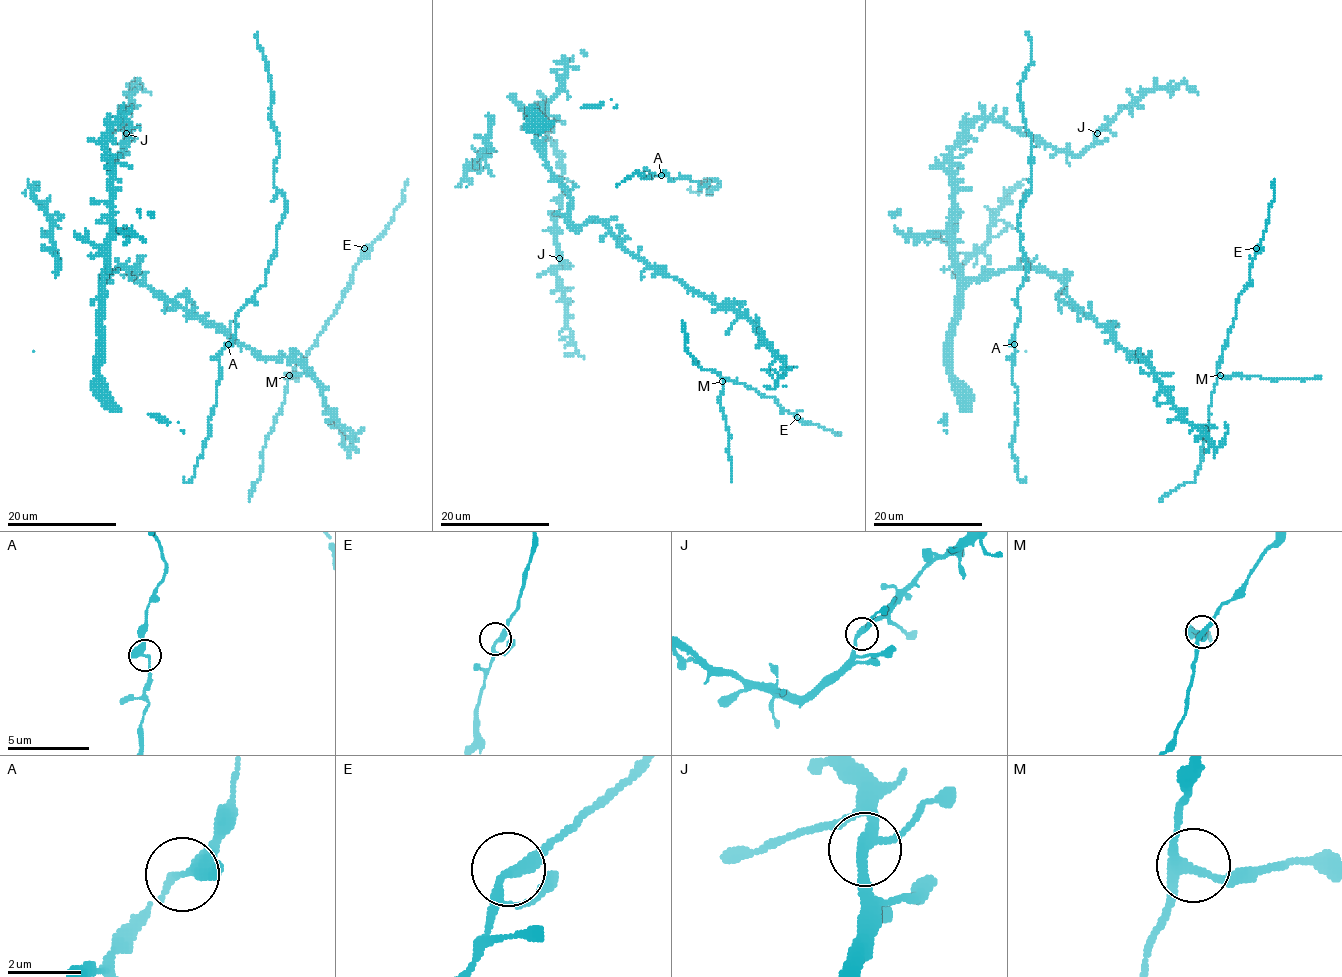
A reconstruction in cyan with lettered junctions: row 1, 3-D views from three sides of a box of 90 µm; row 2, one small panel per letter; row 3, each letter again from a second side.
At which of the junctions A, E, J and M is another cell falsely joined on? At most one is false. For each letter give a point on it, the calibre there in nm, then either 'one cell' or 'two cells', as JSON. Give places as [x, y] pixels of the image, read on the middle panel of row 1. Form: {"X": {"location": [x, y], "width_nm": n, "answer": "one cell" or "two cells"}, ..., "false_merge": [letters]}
{"A": {"location": [661, 175], "width_nm": 240, "answer": "one cell"}, "E": {"location": [797, 417], "width_nm": 240, "answer": "one cell"}, "J": {"location": [559, 258], "width_nm": 240, "answer": "one cell"}, "M": {"location": [722, 381], "width_nm": 240, "answer": "one cell"}, "false_merge": []}

